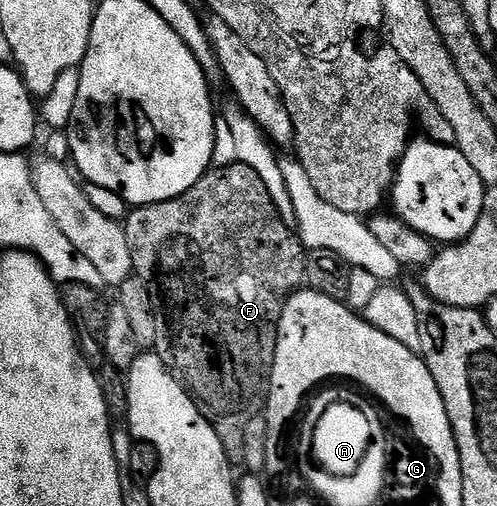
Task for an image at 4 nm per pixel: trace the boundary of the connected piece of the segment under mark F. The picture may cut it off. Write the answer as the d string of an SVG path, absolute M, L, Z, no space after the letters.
M238 161L208 170L189 192L173 200L134 207L122 228L129 240L134 277L149 284L159 313L154 353L194 398L213 432L217 432L232 467L242 467L245 428L249 428L253 416L264 413L281 312L288 298L304 285L308 251L299 234L282 220L261 177Z

